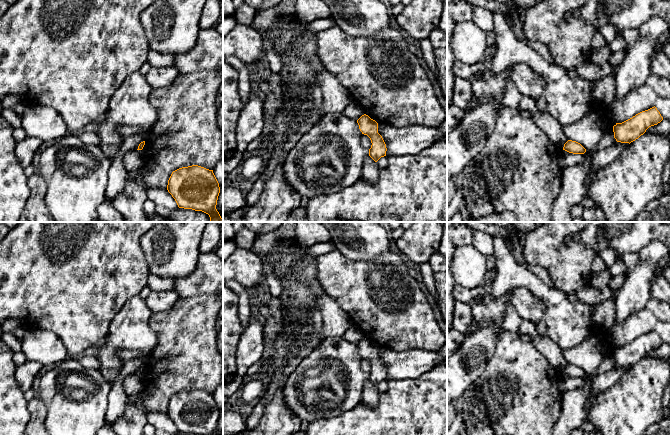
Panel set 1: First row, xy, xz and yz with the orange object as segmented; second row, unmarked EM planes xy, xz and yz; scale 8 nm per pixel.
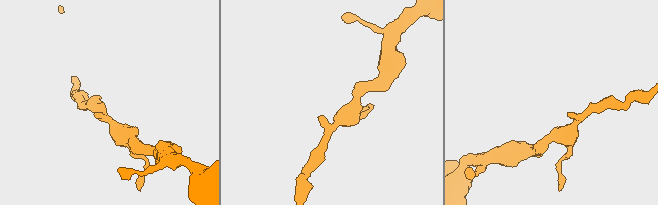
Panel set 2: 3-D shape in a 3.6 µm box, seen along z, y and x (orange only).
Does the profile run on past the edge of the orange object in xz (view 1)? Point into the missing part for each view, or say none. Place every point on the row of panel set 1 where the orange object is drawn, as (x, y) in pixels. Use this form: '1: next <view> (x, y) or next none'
1: next none

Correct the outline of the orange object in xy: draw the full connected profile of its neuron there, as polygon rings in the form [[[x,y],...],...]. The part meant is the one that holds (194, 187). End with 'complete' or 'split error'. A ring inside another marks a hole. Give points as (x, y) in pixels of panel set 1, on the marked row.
[[[198,165],[179,168],[172,172],[168,180],[167,190],[179,208],[202,211],[209,215],[210,222],[223,222],[216,209],[220,187],[213,170]]]; complete

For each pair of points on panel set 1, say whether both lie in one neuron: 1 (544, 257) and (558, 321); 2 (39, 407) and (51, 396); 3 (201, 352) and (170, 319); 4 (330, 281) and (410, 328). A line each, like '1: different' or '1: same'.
1: different
2: different
3: same
4: same

